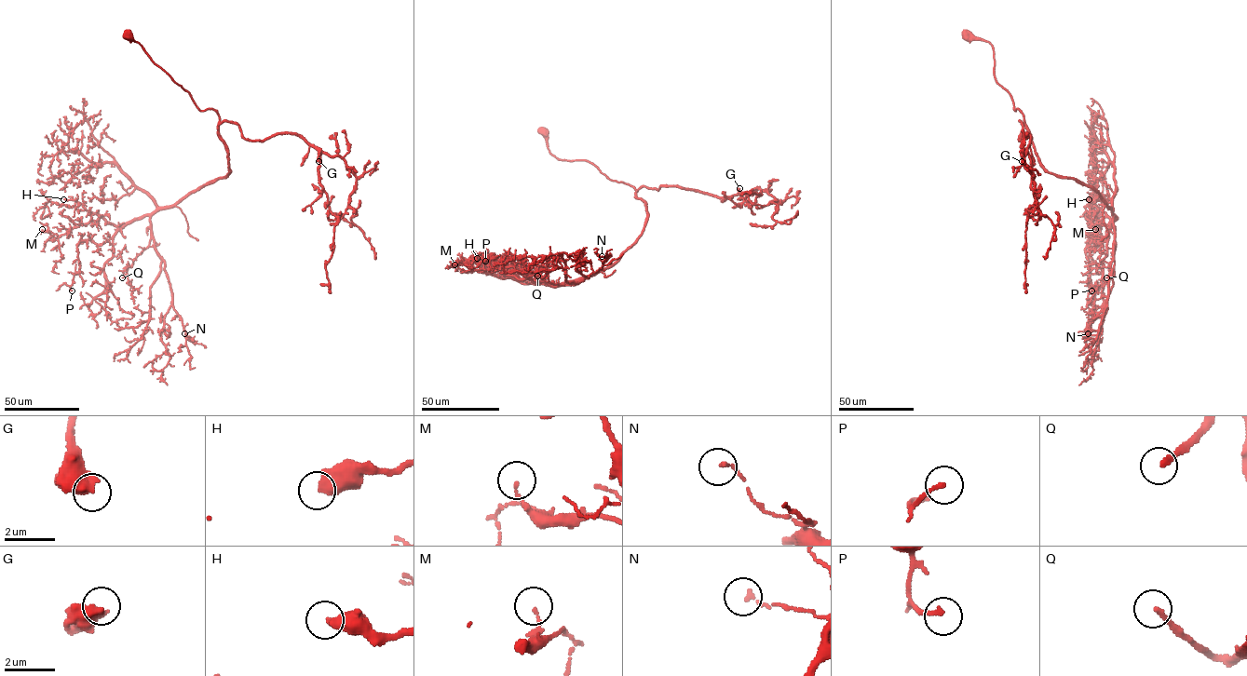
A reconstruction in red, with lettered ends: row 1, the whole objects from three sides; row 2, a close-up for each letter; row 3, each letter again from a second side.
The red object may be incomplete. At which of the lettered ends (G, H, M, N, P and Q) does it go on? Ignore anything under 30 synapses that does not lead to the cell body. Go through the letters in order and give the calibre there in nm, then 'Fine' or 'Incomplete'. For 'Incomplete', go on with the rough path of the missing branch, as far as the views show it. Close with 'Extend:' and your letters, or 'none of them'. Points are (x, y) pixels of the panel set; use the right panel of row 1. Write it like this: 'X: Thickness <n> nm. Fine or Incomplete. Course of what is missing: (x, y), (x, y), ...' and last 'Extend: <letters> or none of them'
G: Thickness 600 nm. Fine
H: Thickness 550 nm. Incomplete
M: Thickness 120 nm. Fine
N: Thickness 170 nm. Fine
P: Thickness 180 nm. Fine
Q: Thickness 190 nm. Incomplete. Course of what is missing: (1106, 277), (1103, 282), (1094, 281), (1085, 289)
Extend: H, Q

